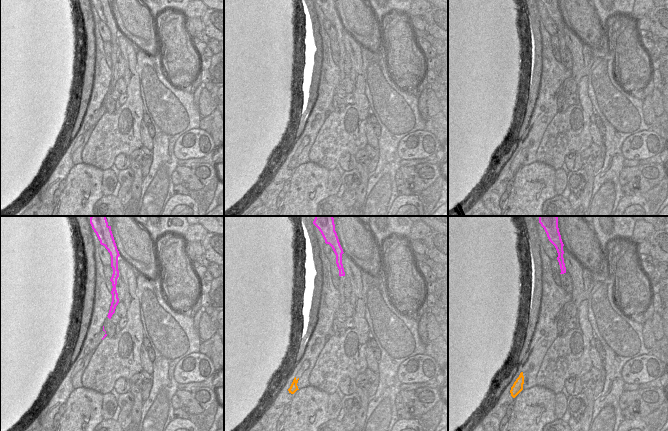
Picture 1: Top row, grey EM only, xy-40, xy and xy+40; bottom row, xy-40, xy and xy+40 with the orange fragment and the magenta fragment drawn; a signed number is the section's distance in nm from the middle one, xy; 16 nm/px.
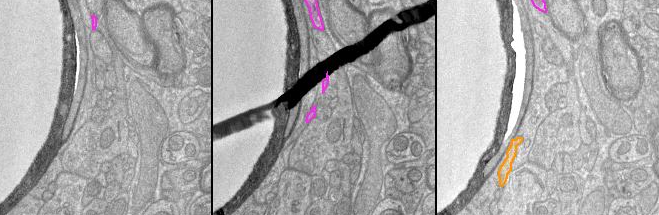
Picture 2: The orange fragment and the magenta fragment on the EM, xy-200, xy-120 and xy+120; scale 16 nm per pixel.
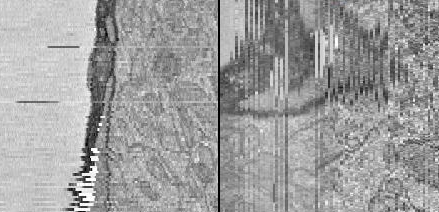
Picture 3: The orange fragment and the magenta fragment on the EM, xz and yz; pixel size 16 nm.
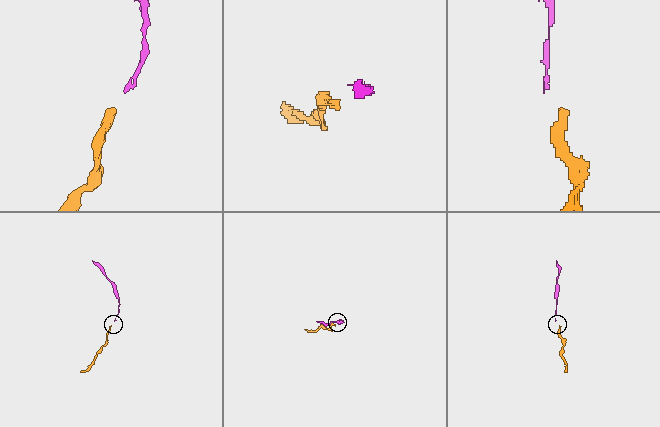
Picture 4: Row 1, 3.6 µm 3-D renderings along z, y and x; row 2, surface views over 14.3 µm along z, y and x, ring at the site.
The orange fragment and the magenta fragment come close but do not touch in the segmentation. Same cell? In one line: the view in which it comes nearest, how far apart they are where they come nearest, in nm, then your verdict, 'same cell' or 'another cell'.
xy+40 | 1700 nm | same cell

